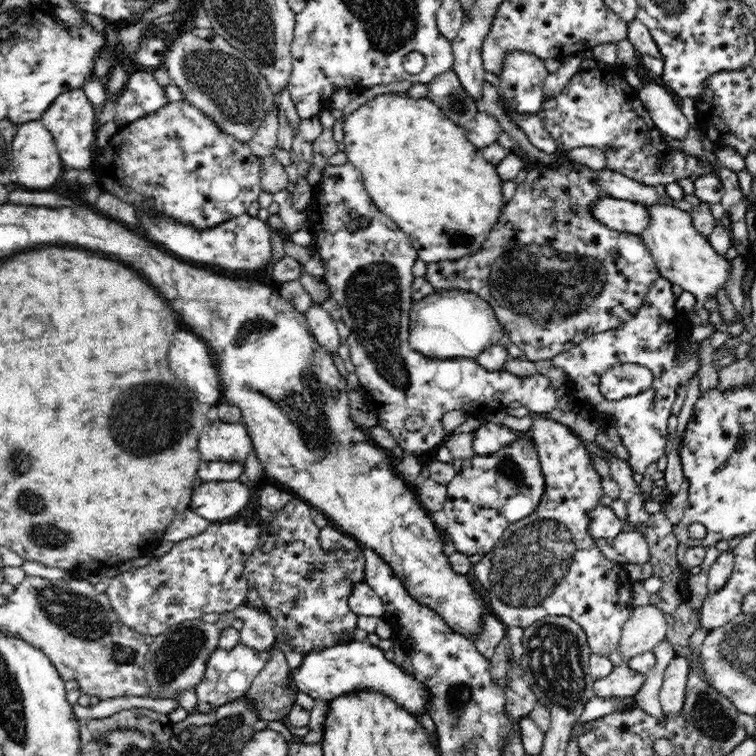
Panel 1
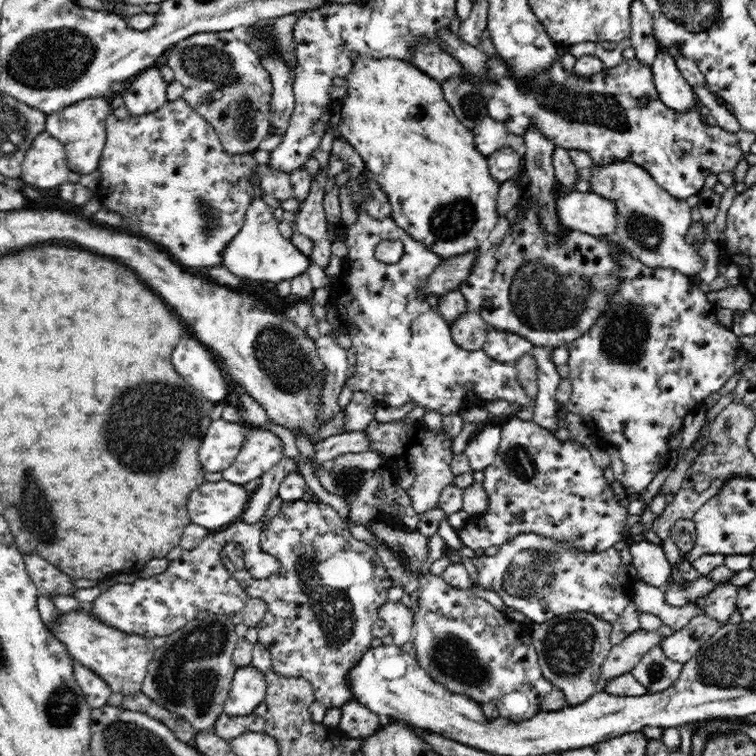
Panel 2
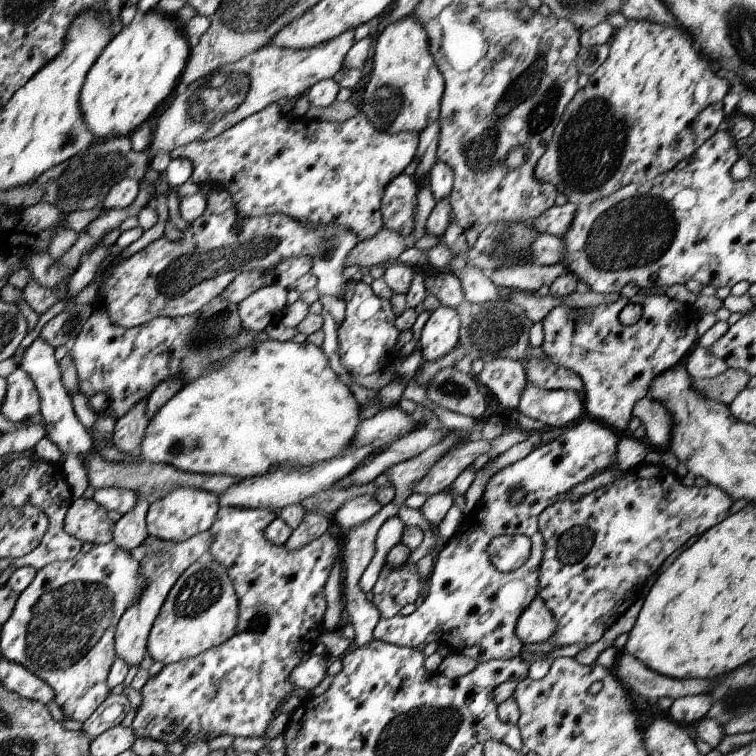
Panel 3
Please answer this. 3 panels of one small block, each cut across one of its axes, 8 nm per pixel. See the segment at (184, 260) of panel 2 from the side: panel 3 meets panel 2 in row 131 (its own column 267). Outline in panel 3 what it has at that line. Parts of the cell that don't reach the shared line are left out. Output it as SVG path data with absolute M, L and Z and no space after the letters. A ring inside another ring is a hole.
M271 104L266 108L250 115L248 118L242 119L242 122L238 122L236 126L232 126L218 134L216 138L210 140L193 140L189 145L175 148L170 153L171 158L185 158L192 163L194 170L192 170L192 176L190 180L196 184L202 183L215 185L221 190L230 192L232 196L232 202L236 206L236 214L240 218L258 218L259 216L270 216L271 214L284 214L288 218L294 218L298 220L300 224L304 224L306 228L316 228L316 226L346 226L346 230L354 232L358 236L358 243L362 240L368 240L368 238L374 238L374 234L378 234L382 228L385 227L384 220L382 220L382 194L386 190L386 186L394 180L399 174L404 172L404 169L410 162L416 159L416 148L419 144L419 135L417 133L410 132L398 132L398 134L388 134L384 131L379 131L372 126L372 123L368 120L368 117L363 113L356 113L352 118L344 120L344 122L326 122L326 120L310 120L307 117L293 117L292 114L284 115L281 111L281 107L277 104Z

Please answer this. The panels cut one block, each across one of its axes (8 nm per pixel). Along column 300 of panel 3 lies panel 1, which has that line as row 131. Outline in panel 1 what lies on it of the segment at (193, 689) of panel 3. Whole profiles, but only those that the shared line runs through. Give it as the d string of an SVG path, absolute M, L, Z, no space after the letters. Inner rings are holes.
M600 66L590 71L576 73L563 88L563 92L556 98L546 99L537 115L544 123L545 129L550 132L561 154L573 148L596 147L606 155L606 168L615 170L648 186L675 183L678 179L688 178L691 174L700 176L712 174L710 163L699 163L698 159L686 155L679 149L672 149L662 136L662 131L654 124L646 107L637 94L622 77L623 69L619 67L607 68Z

